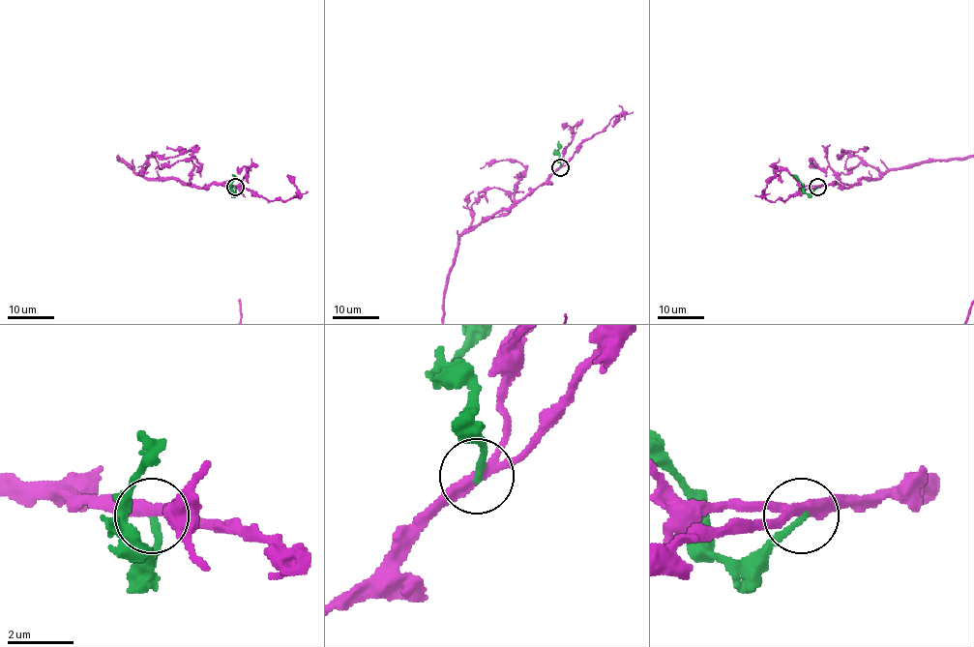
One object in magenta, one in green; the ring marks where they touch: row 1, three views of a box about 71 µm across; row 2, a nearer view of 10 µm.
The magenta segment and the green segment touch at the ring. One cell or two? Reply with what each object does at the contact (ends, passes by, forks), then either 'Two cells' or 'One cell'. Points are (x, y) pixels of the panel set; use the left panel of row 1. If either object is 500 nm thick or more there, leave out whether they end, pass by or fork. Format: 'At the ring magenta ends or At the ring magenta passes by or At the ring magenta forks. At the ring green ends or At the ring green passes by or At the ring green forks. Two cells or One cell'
At the ring magenta forks. At the ring green ends. Two cells

